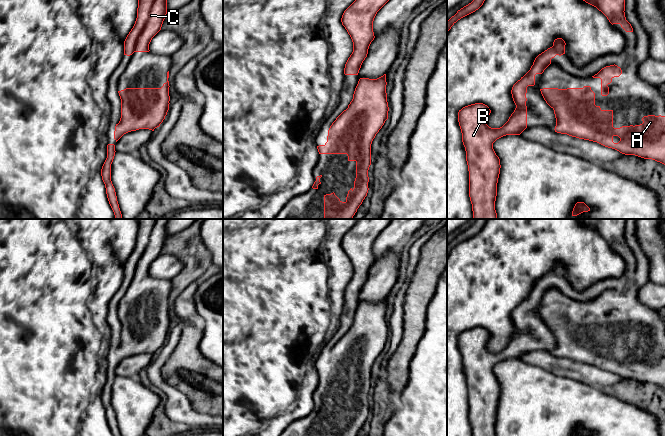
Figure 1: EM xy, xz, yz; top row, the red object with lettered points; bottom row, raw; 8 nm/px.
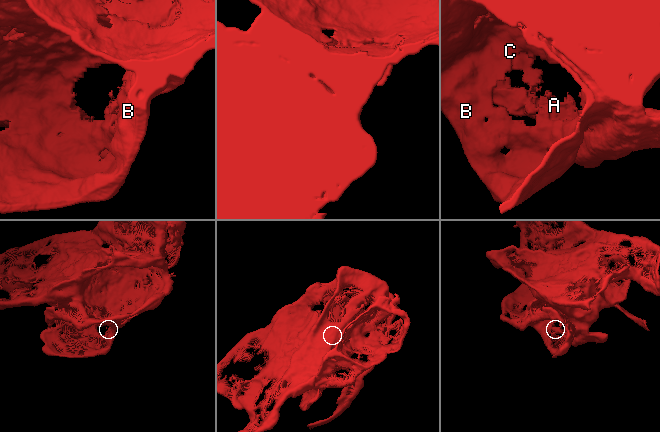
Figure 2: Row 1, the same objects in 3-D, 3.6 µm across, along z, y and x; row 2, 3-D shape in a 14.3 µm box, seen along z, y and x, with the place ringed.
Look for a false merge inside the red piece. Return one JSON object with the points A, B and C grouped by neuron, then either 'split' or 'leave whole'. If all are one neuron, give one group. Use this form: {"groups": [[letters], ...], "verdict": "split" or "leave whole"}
{"groups": [["A", "B", "C"]], "verdict": "leave whole"}

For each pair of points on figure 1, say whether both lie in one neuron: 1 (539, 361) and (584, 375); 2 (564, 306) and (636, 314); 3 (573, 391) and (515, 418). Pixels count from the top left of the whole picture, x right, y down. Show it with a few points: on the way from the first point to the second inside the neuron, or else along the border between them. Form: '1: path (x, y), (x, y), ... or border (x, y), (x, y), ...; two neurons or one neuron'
1: path (550, 362), (573, 370); one neuron
2: path (582, 310), (618, 310); one neuron
3: path (559, 404), (546, 407), (532, 418), (529, 418); one neuron

